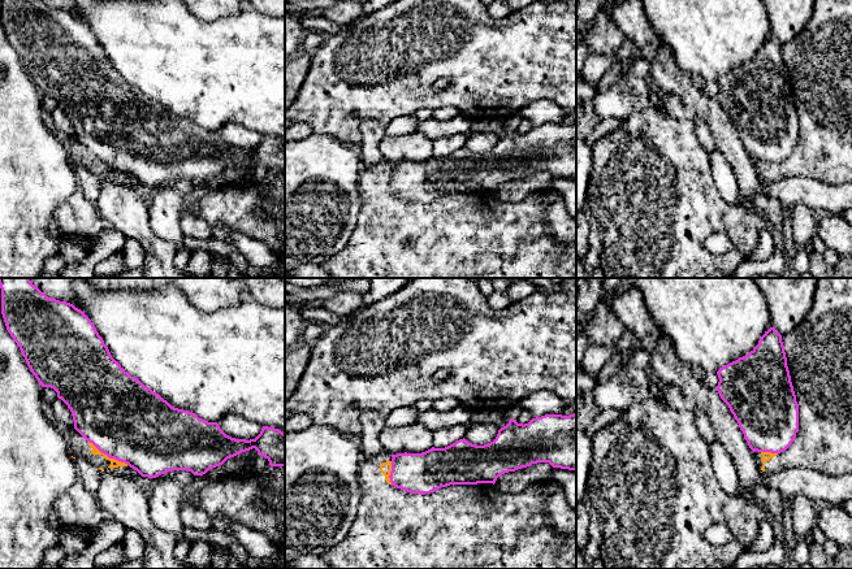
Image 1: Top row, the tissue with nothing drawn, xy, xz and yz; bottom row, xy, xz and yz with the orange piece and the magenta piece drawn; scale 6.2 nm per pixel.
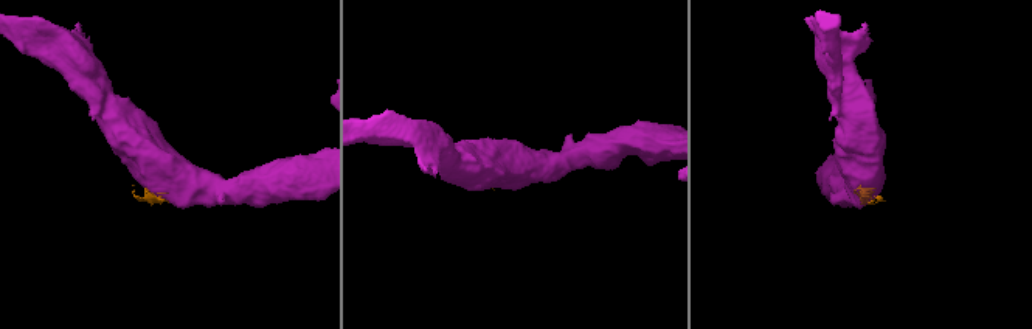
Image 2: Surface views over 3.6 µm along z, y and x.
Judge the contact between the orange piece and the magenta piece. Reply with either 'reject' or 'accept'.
reject

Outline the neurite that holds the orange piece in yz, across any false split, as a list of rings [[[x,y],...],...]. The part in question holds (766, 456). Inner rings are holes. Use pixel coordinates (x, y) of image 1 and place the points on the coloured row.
[[[818,278],[814,300],[812,303],[810,310],[806,314],[806,318],[797,329],[788,333],[787,335],[783,335],[782,342],[784,346],[787,366],[796,395],[796,401],[799,404],[799,430],[791,446],[780,453],[756,451],[754,457],[757,460],[758,468],[767,474],[774,474],[788,468],[812,469],[830,477],[852,474],[852,278]]]

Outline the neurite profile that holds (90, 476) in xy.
[[[75,457],[74,464],[77,469],[78,481],[88,492],[95,495],[100,487],[103,472],[83,457]]]

